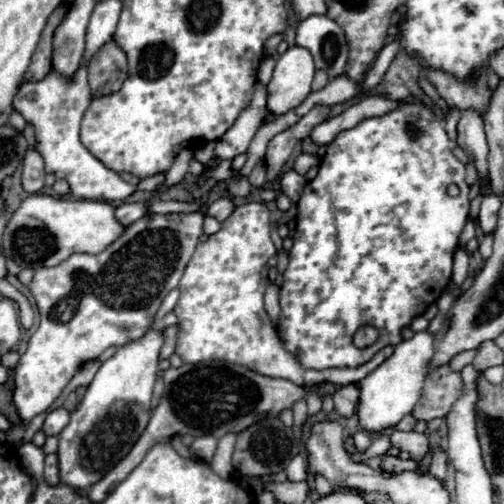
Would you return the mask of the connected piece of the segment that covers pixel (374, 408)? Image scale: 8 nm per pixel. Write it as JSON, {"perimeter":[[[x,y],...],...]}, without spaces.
{"perimeter":[[[414,333],[412,339],[396,345],[392,357],[384,361],[368,379],[358,383],[360,389],[360,407],[358,419],[368,431],[382,431],[388,427],[396,427],[396,423],[412,413],[416,399],[420,397],[424,377],[428,373],[428,359],[432,357],[432,335],[430,333]]]}

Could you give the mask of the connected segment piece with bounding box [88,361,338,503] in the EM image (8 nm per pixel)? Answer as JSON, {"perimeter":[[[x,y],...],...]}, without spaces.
{"perimeter":[[[206,361],[202,365],[184,363],[178,369],[170,367],[168,371],[164,371],[164,385],[166,391],[162,395],[160,405],[152,411],[144,435],[136,441],[132,451],[104,479],[100,479],[90,489],[88,493],[90,501],[102,503],[108,497],[108,493],[114,491],[116,485],[122,483],[140,465],[144,455],[156,443],[170,443],[174,435],[192,435],[192,437],[212,435],[216,439],[224,437],[226,433],[238,435],[264,417],[278,417],[284,409],[292,409],[292,405],[298,403],[300,399],[306,399],[308,393],[320,393],[322,397],[326,397],[334,395],[338,389],[334,383],[324,383],[320,387],[314,387],[312,391],[306,391],[302,385],[296,385],[292,381],[264,377],[242,365],[222,363],[222,361]]]}

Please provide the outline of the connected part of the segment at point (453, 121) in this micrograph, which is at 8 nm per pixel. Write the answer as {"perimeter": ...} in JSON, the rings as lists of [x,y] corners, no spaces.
{"perimeter":[[[452,109],[450,113],[448,113],[448,117],[446,117],[446,133],[448,133],[448,137],[450,139],[456,139],[456,125],[458,125],[458,119],[460,119],[460,111],[456,111],[456,109]]]}

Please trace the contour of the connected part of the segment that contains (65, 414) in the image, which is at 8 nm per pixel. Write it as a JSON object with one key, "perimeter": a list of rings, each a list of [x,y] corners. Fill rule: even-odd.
{"perimeter":[[[58,407],[54,411],[48,413],[46,421],[44,421],[44,433],[50,437],[50,435],[58,435],[66,425],[68,425],[68,419],[70,419],[70,411],[64,409],[64,407]]]}

